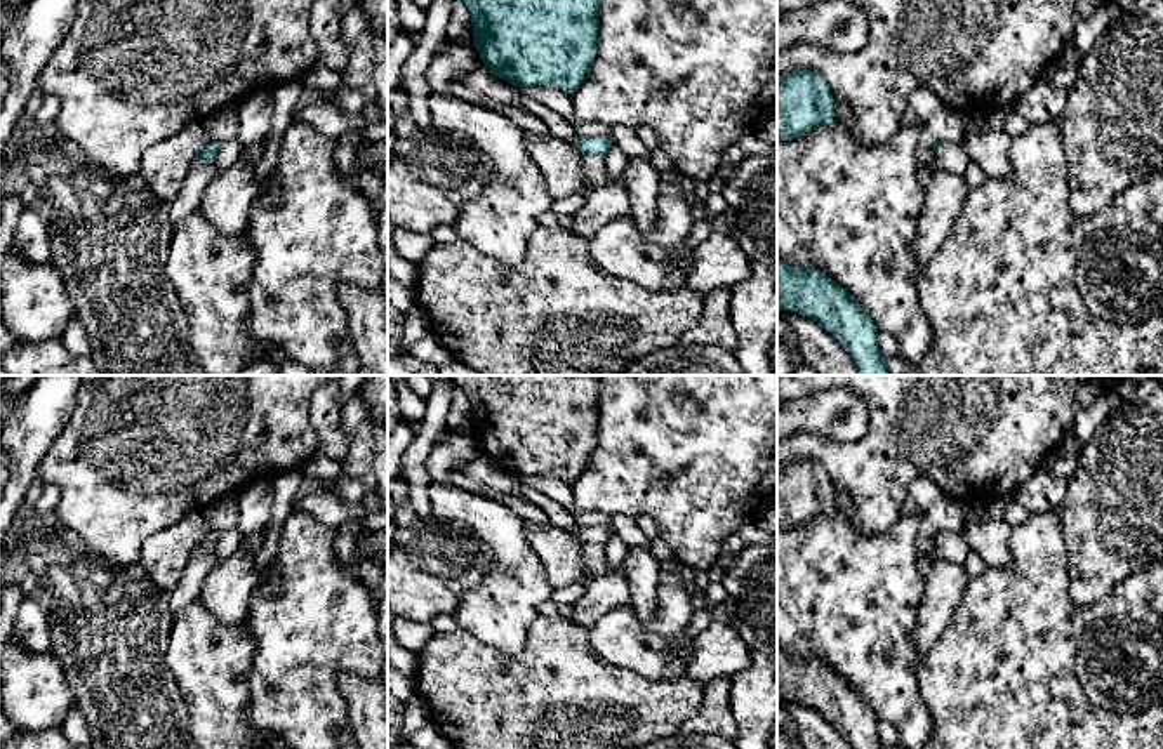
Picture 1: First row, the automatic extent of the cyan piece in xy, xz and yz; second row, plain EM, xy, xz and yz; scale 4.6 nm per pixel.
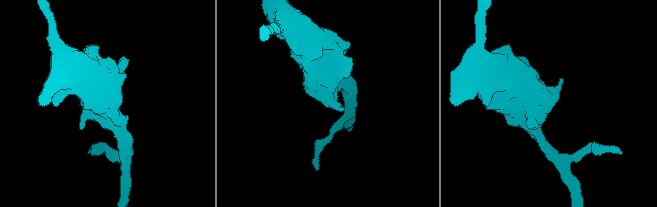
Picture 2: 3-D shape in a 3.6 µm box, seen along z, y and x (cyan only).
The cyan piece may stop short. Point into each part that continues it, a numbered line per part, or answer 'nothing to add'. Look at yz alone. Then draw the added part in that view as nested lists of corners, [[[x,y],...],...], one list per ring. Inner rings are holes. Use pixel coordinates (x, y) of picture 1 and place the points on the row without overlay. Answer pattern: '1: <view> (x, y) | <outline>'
nothing to add

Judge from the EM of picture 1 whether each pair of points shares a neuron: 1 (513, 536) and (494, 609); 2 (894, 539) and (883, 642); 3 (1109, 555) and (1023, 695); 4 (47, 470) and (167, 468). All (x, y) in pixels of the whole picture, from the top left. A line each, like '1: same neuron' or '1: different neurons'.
1: same neuron
2: same neuron
3: different neurons
4: same neuron

